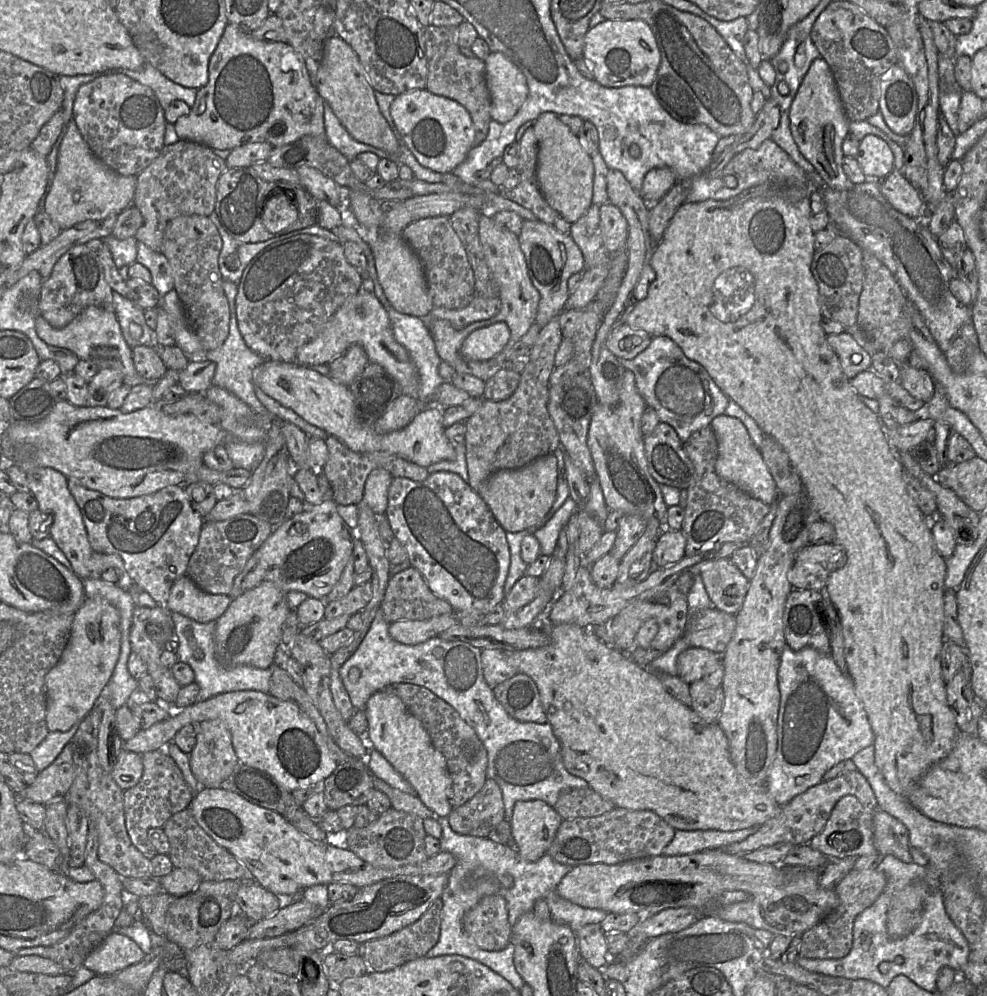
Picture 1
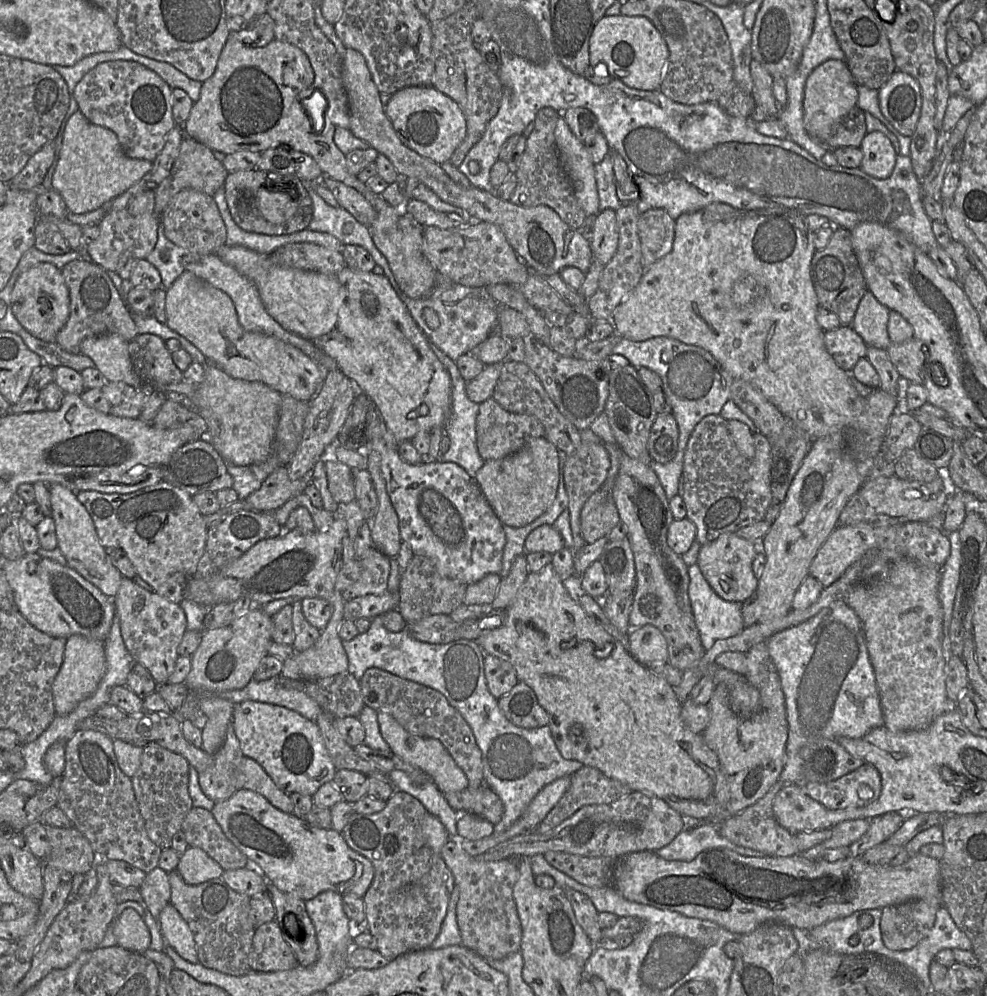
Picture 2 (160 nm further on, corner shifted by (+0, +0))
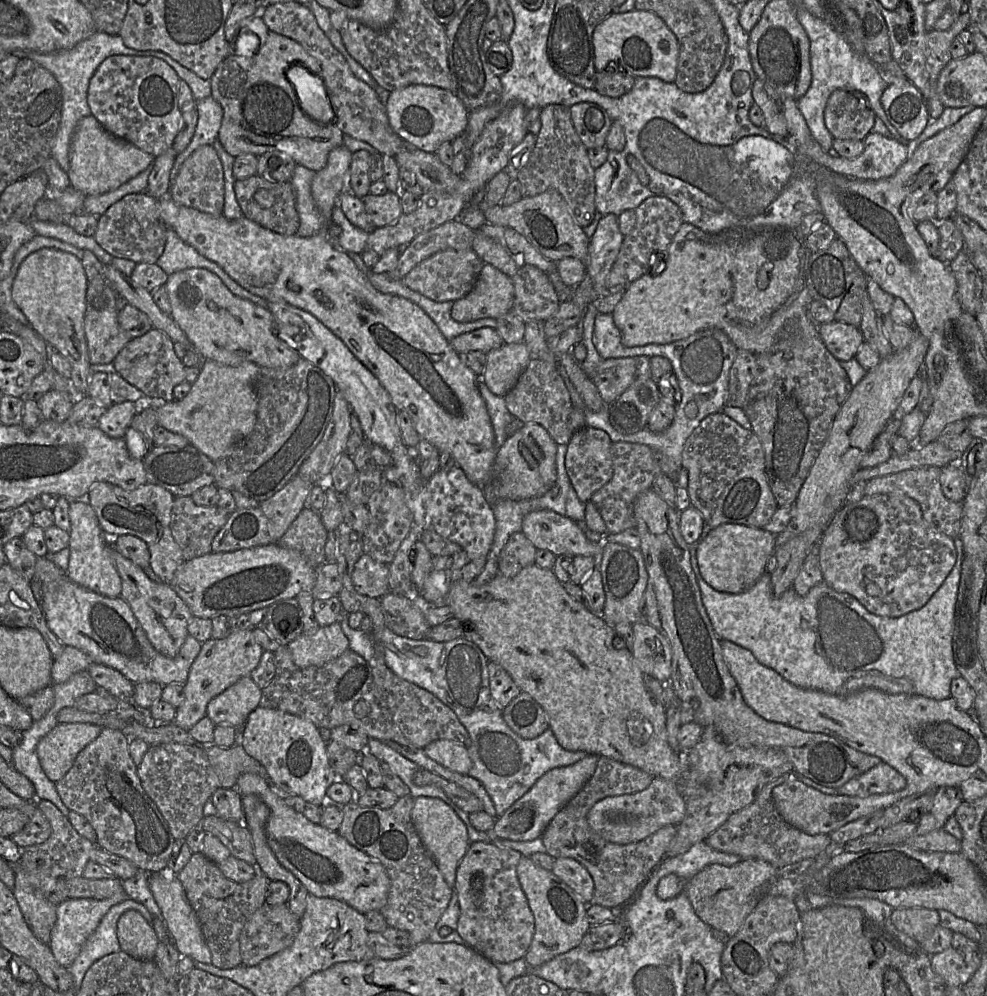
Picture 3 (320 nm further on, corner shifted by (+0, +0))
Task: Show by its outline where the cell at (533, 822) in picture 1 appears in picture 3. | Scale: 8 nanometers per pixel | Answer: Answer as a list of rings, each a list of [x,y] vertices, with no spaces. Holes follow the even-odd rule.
[[[522,856],[517,866],[517,878],[534,917],[534,934],[524,956],[529,968],[537,967],[555,956],[578,947],[591,926],[587,919],[587,905],[552,871],[534,864],[530,857]]]

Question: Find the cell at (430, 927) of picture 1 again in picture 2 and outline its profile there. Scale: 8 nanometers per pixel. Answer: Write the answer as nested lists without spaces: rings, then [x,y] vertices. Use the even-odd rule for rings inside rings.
[[[395,791],[382,811],[372,814],[354,812],[341,832],[348,846],[366,857],[373,865],[373,880],[362,897],[366,918],[361,929],[365,929],[376,939],[376,950],[389,961],[431,946],[440,932],[455,886],[450,869],[442,857],[429,847],[423,836],[421,820],[426,812],[416,798],[406,792]]]

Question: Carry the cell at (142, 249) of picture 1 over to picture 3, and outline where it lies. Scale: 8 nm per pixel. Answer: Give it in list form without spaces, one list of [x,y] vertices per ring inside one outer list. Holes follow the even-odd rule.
[[[170,227],[166,230],[164,251],[156,264],[167,275],[189,268],[205,268],[216,274],[236,296],[268,309],[268,302],[249,292],[232,279],[218,264],[202,256],[194,247],[184,242]]]

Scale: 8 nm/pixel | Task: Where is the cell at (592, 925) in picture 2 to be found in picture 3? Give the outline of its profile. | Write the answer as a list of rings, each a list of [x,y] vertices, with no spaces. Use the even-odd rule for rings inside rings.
[[[572,858],[554,860],[553,874],[568,885],[586,904],[591,904],[594,884],[588,871]]]

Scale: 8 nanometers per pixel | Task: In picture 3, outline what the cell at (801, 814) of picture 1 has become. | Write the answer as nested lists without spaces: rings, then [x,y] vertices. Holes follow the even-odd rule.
[[[880,762],[836,788],[835,795],[867,797],[874,794],[896,792],[905,786],[906,779],[903,775],[890,765]]]

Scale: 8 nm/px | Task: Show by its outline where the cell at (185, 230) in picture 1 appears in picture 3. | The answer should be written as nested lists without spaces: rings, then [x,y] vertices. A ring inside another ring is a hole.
[[[213,144],[200,146],[182,163],[170,187],[170,197],[182,206],[211,215],[223,214],[224,172]]]

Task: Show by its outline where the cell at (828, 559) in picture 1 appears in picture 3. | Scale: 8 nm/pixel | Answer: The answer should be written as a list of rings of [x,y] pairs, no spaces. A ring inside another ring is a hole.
[[[901,491],[871,496],[863,496],[862,493],[857,493],[856,496],[851,496],[843,507],[836,512],[825,528],[817,546],[817,554],[823,582],[837,592],[853,596],[870,613],[885,617],[902,616],[924,606],[943,583],[956,561],[956,548],[953,538],[928,527],[923,520],[920,505]]]

